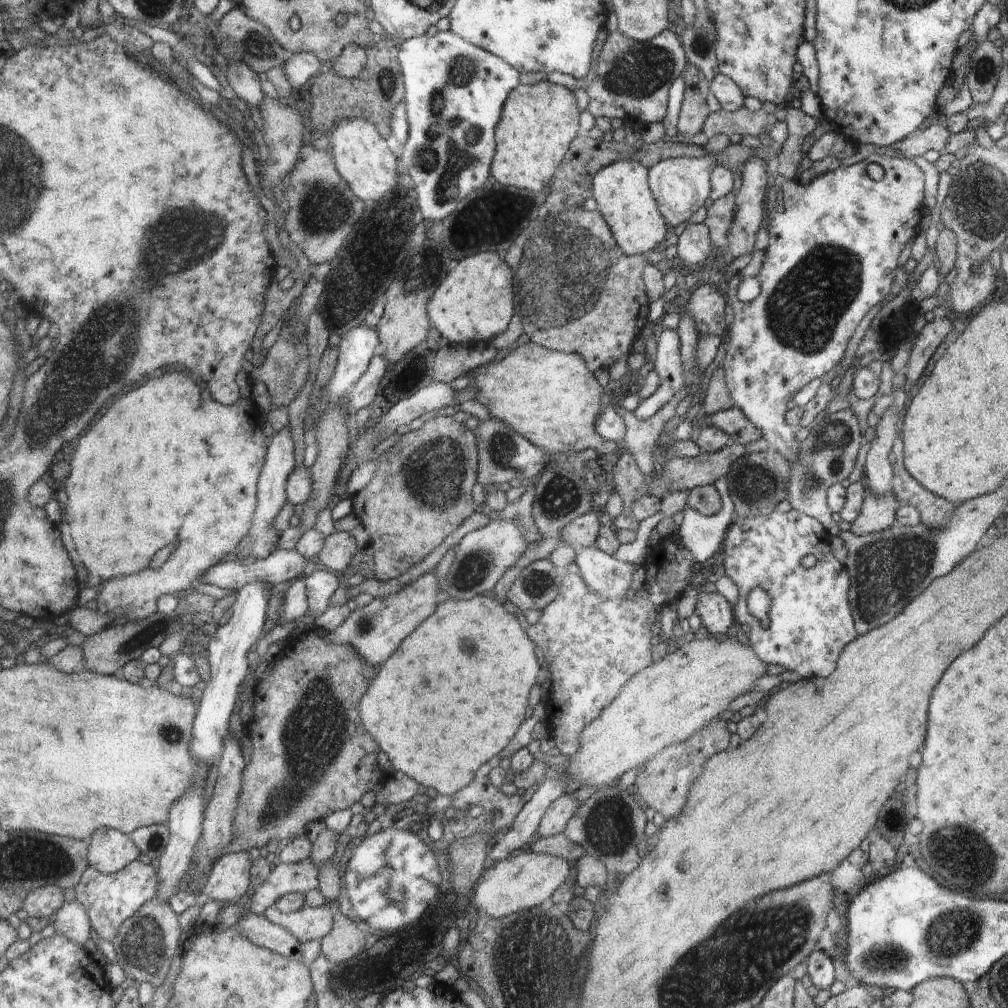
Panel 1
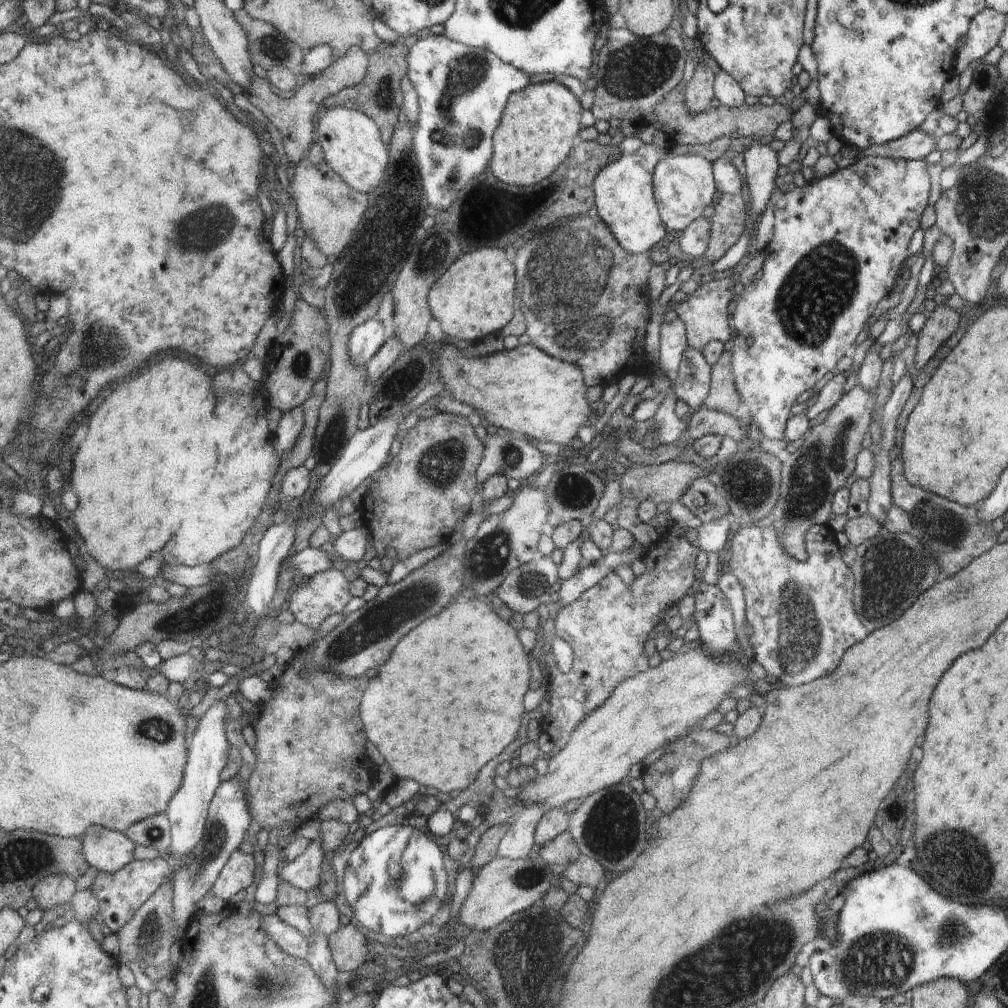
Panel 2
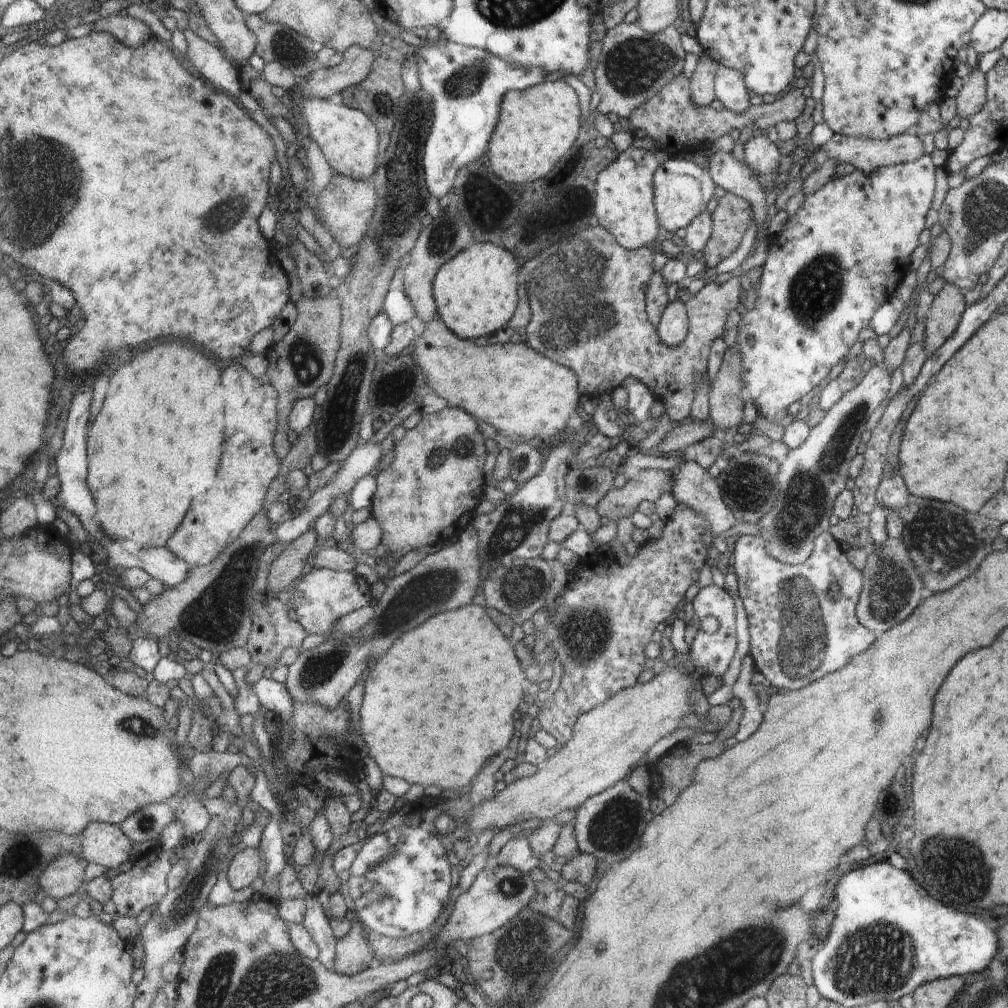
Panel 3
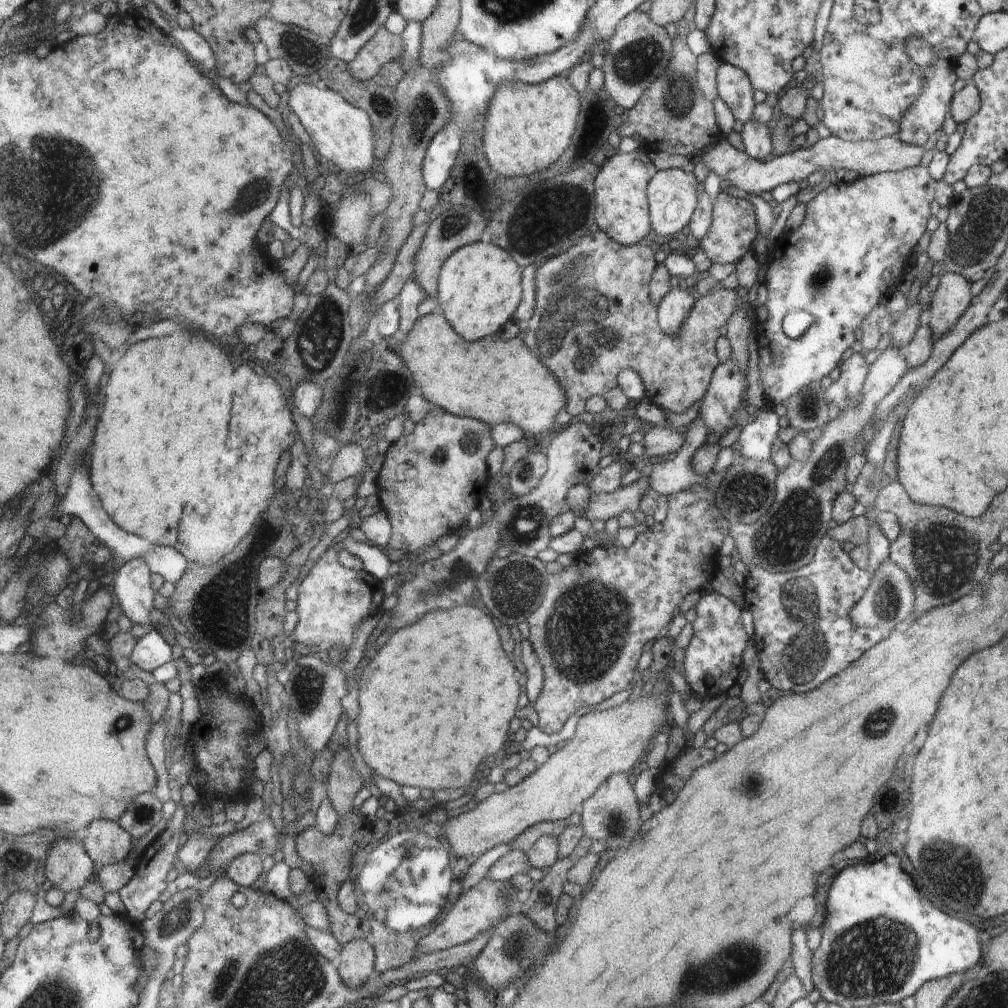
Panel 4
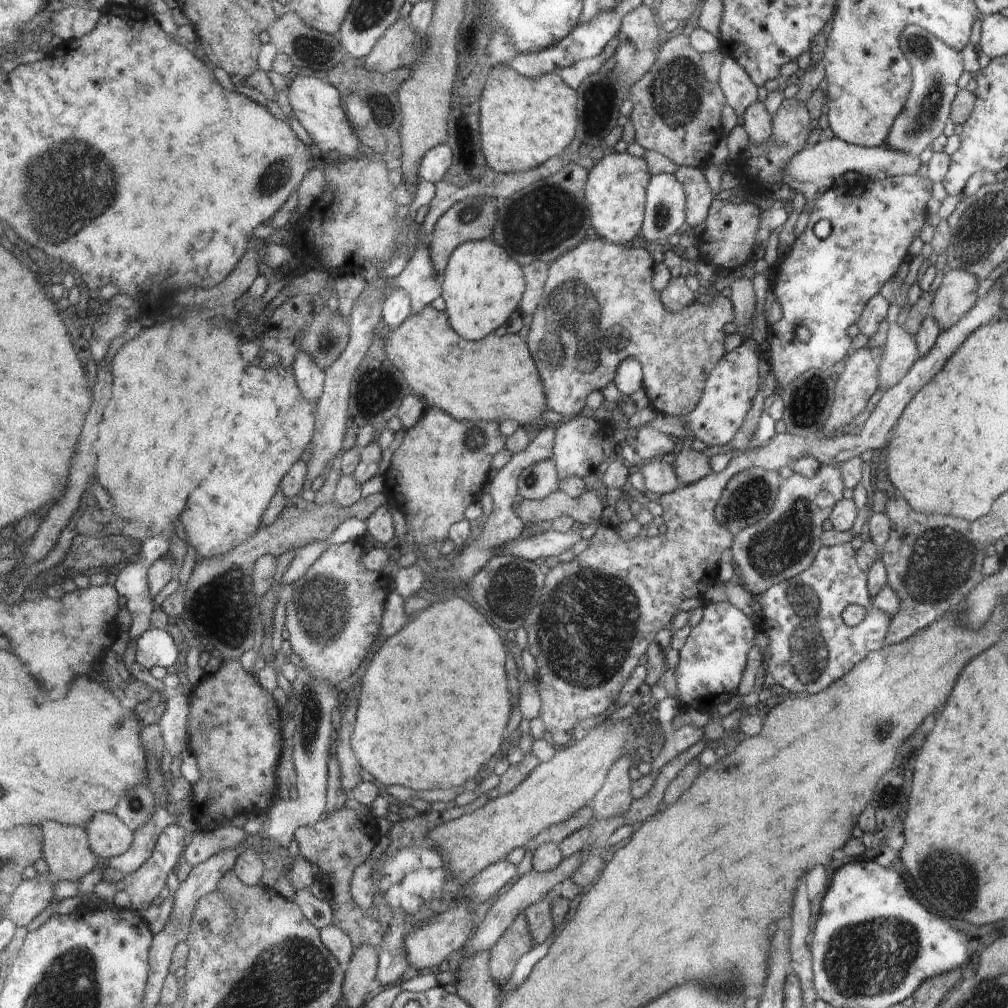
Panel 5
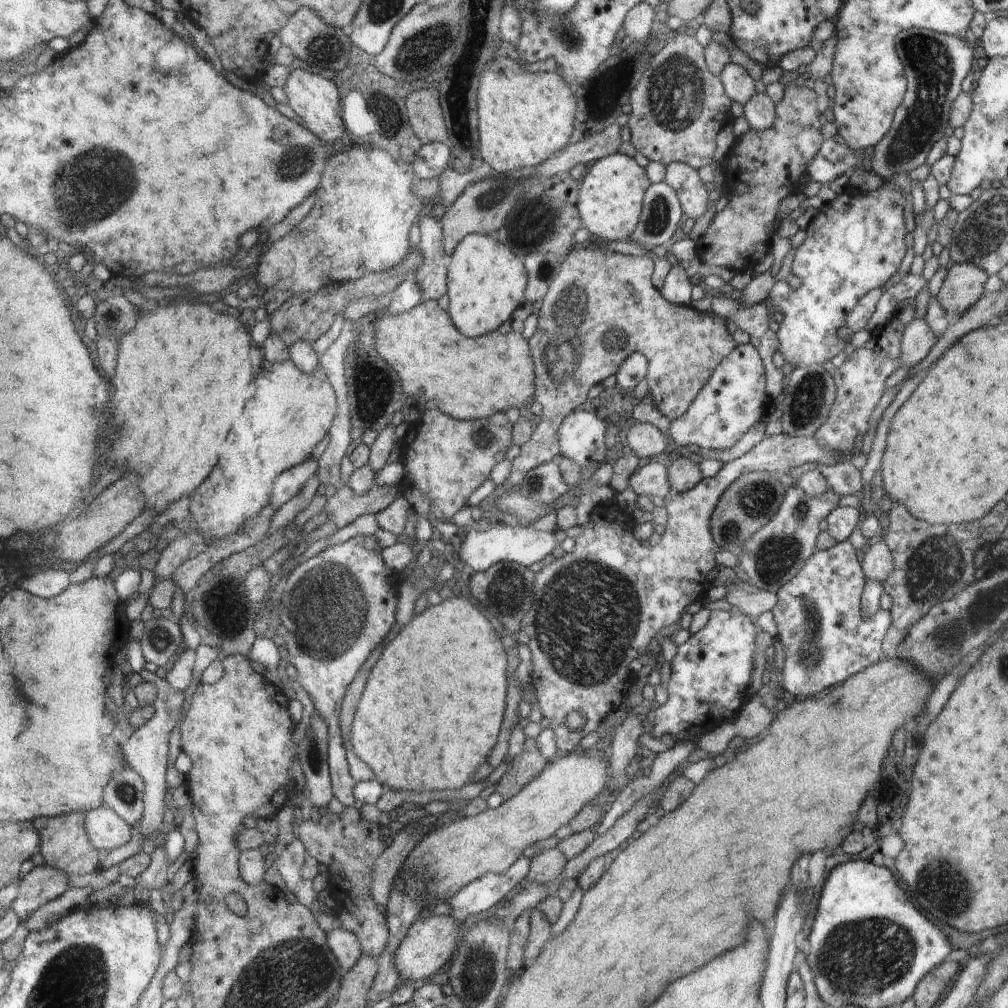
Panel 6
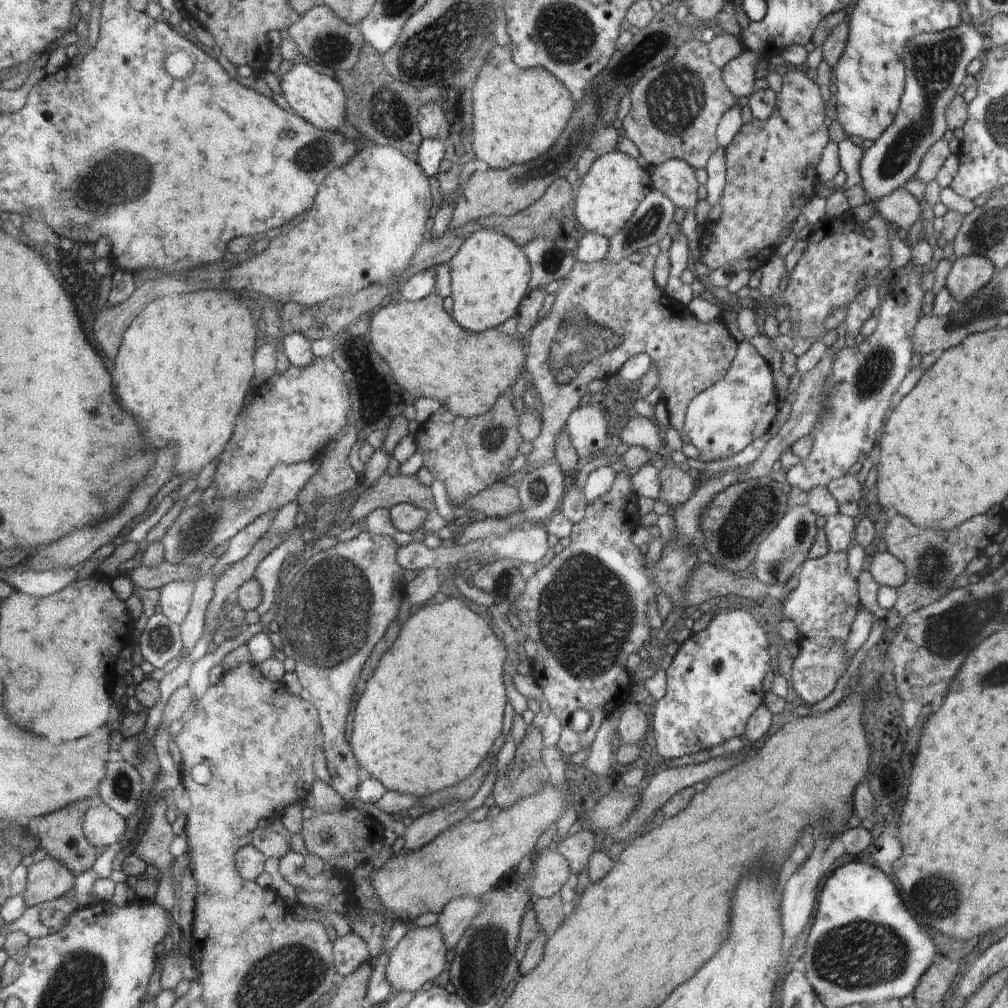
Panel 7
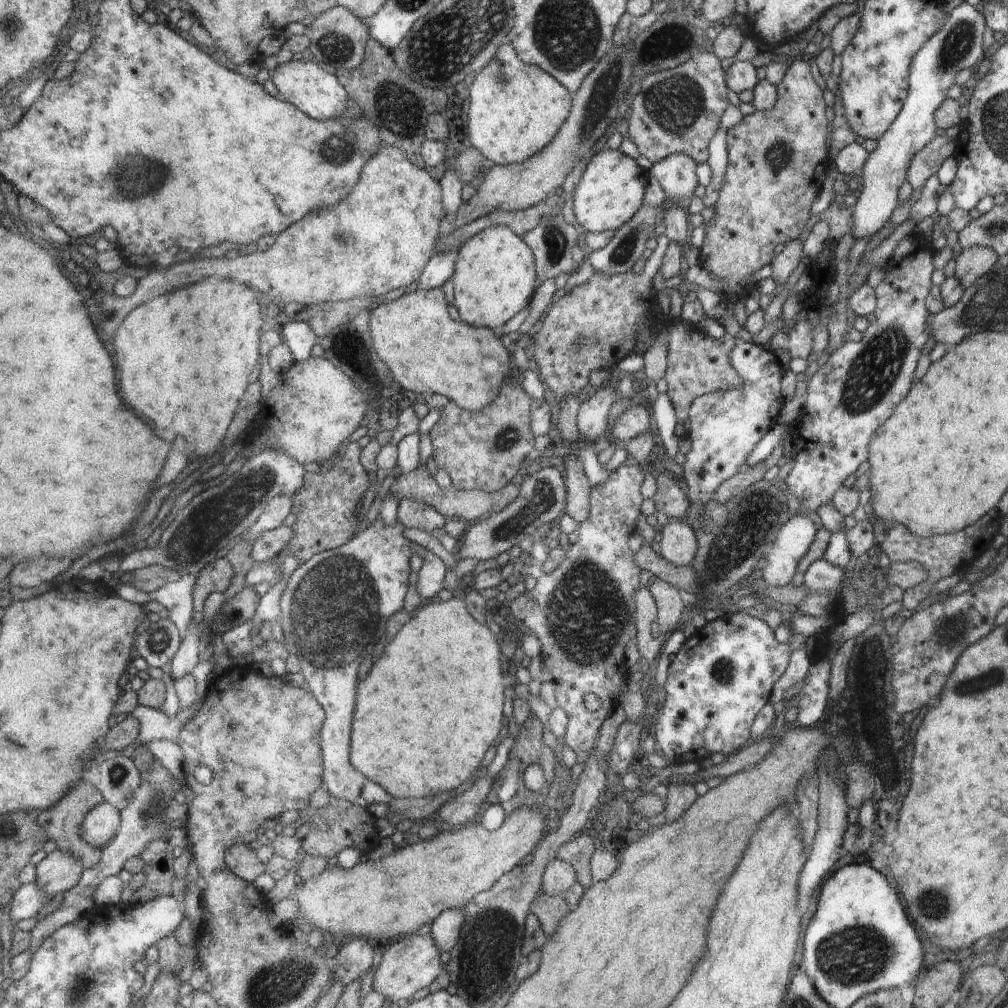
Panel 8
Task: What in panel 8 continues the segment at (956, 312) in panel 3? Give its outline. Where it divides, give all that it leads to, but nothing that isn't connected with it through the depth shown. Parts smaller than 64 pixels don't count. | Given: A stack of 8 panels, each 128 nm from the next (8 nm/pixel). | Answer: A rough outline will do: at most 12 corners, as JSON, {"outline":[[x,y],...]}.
{"outline":[[992,248],[957,251],[953,277],[967,289],[999,260]]}

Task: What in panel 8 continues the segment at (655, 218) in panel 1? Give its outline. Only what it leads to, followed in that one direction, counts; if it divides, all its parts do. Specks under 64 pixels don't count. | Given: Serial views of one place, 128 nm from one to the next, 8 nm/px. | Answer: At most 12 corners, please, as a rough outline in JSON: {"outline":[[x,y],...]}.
{"outline":[[607,146],[574,190],[587,231],[617,231],[639,211],[651,173]]}

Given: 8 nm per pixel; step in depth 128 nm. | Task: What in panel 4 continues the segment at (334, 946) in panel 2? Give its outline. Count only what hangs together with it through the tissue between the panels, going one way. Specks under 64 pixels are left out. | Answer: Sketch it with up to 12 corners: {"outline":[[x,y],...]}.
{"outline":[[366,939],[342,946],[338,968],[348,988],[370,978],[374,951]]}

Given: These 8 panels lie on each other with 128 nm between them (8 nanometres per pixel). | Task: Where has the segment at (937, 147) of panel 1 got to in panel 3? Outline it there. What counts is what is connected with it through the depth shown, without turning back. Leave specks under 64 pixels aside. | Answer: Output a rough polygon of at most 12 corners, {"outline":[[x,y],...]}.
{"outline":[[834,133],[822,146],[836,164],[872,172],[916,162],[922,139],[876,140]]}

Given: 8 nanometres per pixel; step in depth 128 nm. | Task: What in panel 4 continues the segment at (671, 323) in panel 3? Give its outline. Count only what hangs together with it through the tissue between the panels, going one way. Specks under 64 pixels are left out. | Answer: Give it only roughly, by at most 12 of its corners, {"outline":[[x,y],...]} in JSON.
{"outline":[[680,287],[657,306],[660,328],[678,334],[694,303]]}

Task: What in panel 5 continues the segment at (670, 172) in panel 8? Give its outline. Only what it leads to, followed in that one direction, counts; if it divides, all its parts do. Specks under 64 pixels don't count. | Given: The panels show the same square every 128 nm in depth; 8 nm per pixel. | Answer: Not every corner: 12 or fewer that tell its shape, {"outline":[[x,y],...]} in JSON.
{"outline":[[679,165],[686,224],[704,223],[714,197],[703,169]]}

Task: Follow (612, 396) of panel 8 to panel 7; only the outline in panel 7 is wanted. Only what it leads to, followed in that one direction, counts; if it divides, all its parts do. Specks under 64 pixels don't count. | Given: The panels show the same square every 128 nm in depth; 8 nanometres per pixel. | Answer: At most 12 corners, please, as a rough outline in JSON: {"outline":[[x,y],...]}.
{"outline":[[597,403],[575,408],[566,426],[579,458],[606,451]]}

